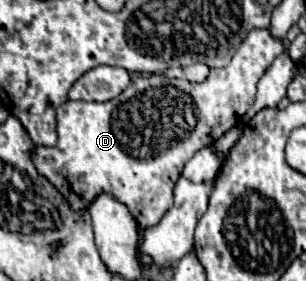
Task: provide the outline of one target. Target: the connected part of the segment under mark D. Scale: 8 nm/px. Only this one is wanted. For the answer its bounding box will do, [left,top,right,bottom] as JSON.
[30,29,284,241]

